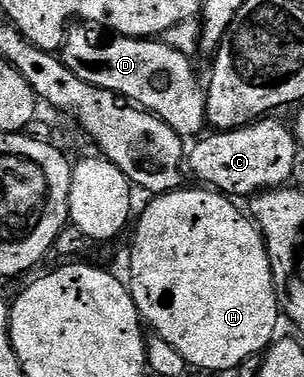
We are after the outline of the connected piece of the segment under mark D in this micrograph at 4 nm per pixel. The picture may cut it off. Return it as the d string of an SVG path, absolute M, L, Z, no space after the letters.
M76 22L64 36L62 59L66 67L82 78L82 82L110 90L137 108L154 113L179 136L196 138L205 131L203 128L206 128L208 118L205 85L196 77L196 68L189 56L174 50L163 39L117 35L110 38L106 28Z

